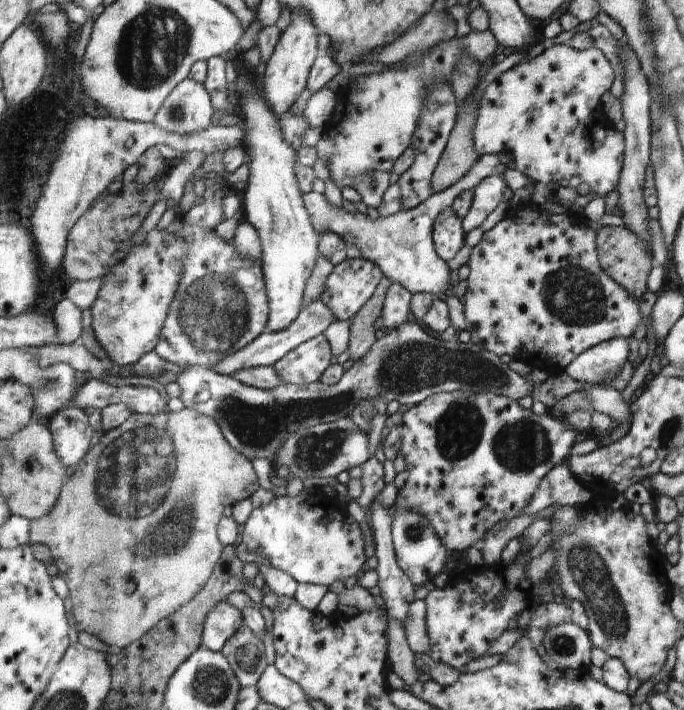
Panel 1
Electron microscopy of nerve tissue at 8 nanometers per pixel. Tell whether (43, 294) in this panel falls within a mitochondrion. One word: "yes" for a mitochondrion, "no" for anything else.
no

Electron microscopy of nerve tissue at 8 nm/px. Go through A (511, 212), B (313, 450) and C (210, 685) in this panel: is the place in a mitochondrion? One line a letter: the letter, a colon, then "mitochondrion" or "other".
A: other
B: mitochondrion
C: mitochondrion

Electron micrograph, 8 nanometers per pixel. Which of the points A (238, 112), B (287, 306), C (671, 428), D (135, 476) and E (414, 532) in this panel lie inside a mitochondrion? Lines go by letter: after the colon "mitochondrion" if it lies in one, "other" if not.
A: other
B: other
C: mitochondrion
D: mitochondrion
E: mitochondrion

